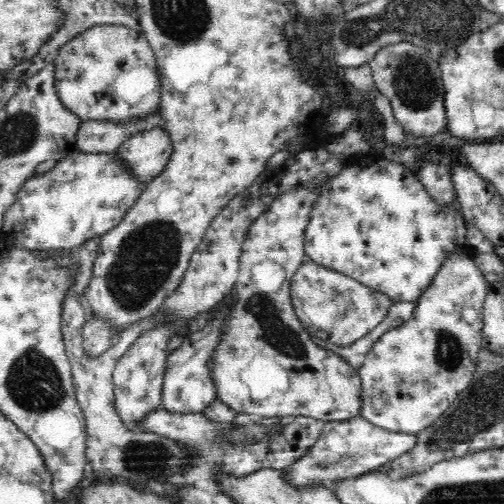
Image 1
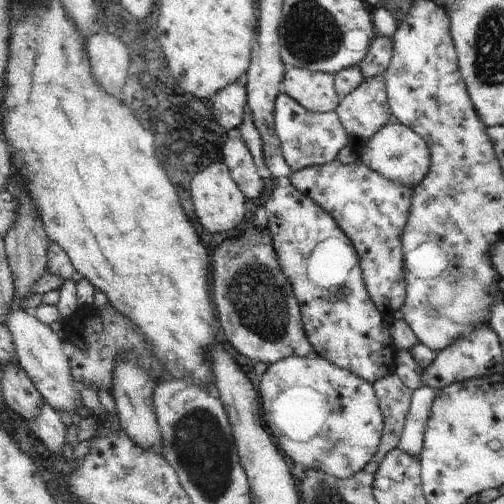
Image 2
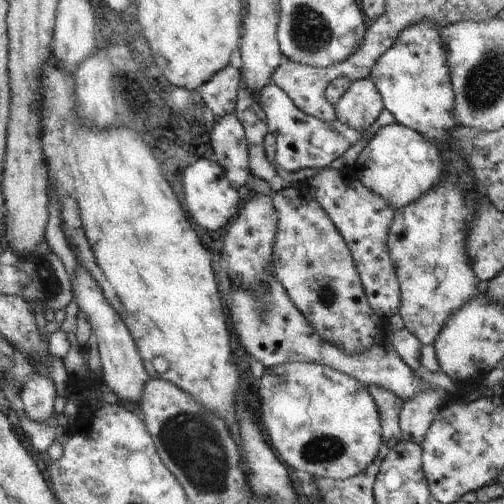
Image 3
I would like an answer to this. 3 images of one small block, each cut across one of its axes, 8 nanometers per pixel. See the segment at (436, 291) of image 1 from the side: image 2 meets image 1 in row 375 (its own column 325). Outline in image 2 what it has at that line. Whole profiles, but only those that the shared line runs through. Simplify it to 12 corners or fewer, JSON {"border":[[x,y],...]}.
{"border":[[291,356],[259,380],[265,428],[345,480],[379,448],[373,386]]}

